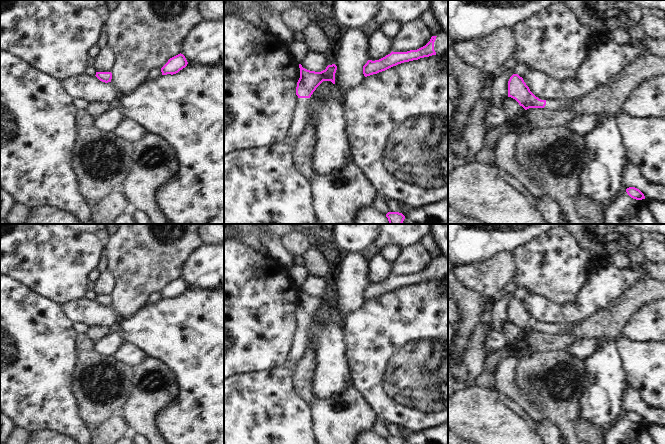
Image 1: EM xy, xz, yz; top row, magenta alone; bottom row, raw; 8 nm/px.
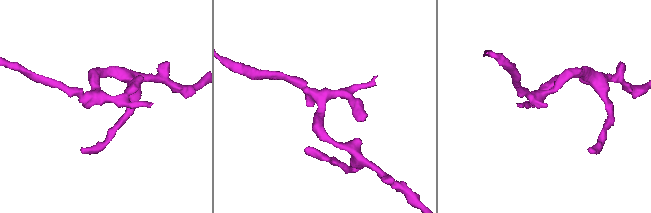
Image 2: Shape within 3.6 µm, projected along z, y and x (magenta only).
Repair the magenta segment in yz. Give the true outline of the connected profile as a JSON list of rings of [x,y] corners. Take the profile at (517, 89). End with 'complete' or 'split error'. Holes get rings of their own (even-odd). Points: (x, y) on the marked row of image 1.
[[[513,74],[508,81],[508,97],[515,99],[525,110],[529,108],[546,108],[565,111],[575,101],[541,100],[536,97],[518,74]]]; split error

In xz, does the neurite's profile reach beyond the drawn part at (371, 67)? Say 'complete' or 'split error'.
complete

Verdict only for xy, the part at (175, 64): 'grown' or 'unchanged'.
unchanged

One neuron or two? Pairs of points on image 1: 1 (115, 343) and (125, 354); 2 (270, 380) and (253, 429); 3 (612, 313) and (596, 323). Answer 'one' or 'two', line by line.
1: two
2: one
3: one

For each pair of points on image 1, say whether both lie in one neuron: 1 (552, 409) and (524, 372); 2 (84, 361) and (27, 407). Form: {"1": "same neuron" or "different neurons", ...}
{"1": "same neuron", "2": "different neurons"}

